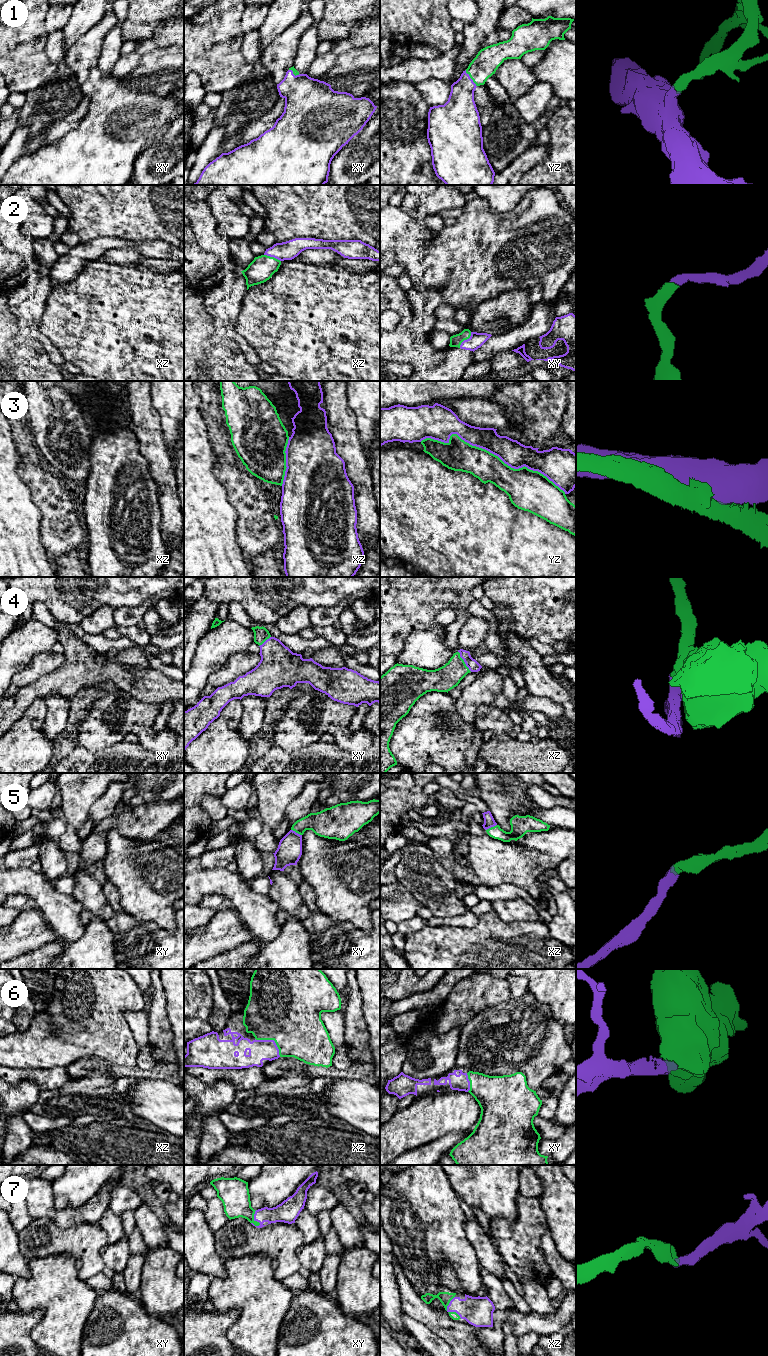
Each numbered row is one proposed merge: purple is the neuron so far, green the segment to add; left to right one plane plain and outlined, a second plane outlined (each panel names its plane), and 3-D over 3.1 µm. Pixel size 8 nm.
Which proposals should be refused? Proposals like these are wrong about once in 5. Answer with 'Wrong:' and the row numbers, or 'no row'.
Wrong: no row

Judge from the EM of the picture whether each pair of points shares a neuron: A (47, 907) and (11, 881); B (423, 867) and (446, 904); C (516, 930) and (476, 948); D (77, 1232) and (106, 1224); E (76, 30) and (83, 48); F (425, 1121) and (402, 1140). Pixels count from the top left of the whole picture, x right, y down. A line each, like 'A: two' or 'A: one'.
A: one
B: one
C: one
D: two
E: two
F: one

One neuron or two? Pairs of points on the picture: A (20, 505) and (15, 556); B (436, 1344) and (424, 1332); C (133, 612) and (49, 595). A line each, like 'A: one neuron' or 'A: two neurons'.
A: one neuron
B: one neuron
C: two neurons

